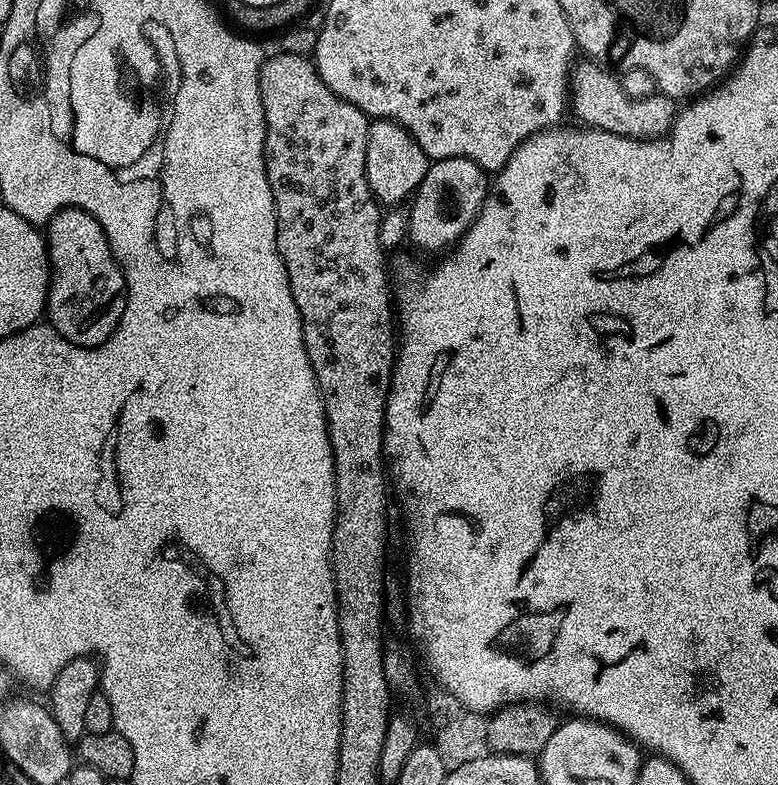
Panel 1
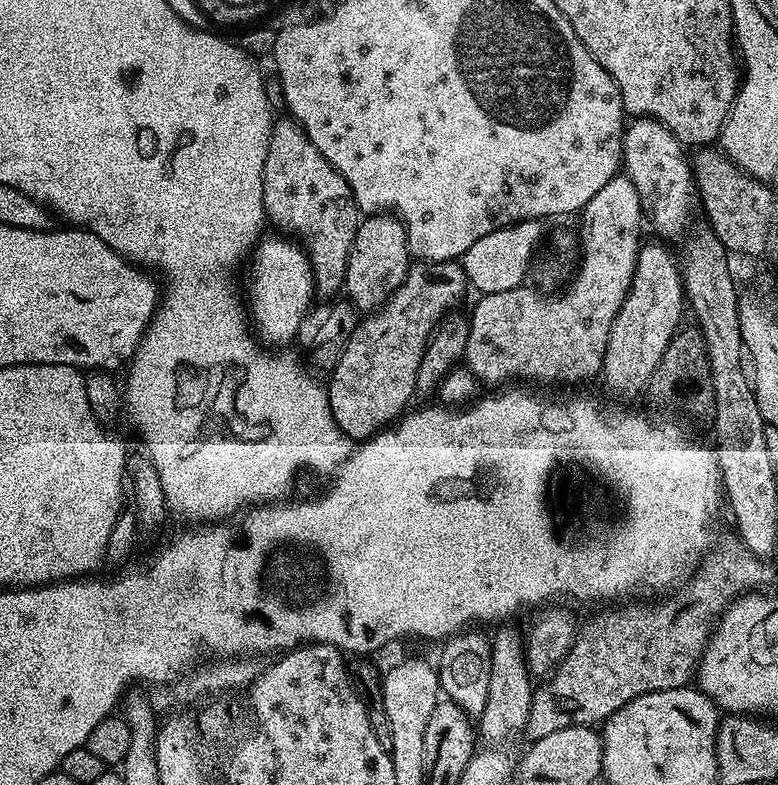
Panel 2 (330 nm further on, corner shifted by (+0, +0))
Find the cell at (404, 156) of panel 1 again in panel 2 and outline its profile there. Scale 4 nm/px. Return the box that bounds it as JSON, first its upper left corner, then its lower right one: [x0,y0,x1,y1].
[342,214,410,314]

